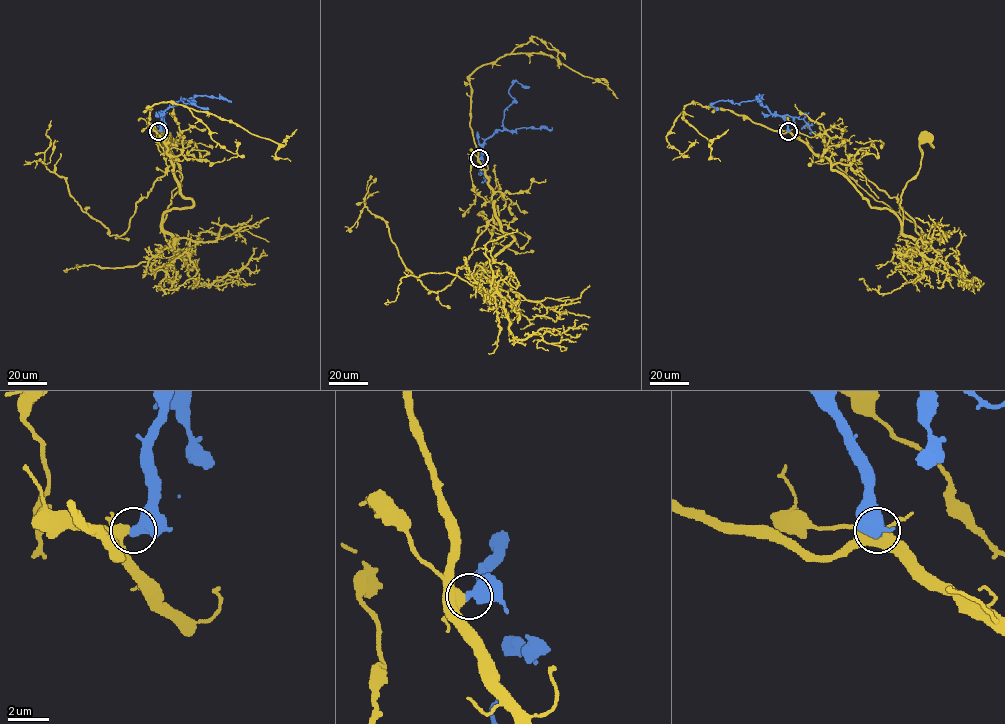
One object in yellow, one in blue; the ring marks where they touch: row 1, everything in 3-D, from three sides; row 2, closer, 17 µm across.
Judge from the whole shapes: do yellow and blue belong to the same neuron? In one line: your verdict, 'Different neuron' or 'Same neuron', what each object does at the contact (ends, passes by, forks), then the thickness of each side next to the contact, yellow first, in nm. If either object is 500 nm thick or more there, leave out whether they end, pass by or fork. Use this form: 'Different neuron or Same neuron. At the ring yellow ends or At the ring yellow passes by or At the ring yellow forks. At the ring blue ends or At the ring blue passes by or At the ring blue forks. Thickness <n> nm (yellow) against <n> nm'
Same neuron. Thickness 340 nm (yellow) against 550 nm

